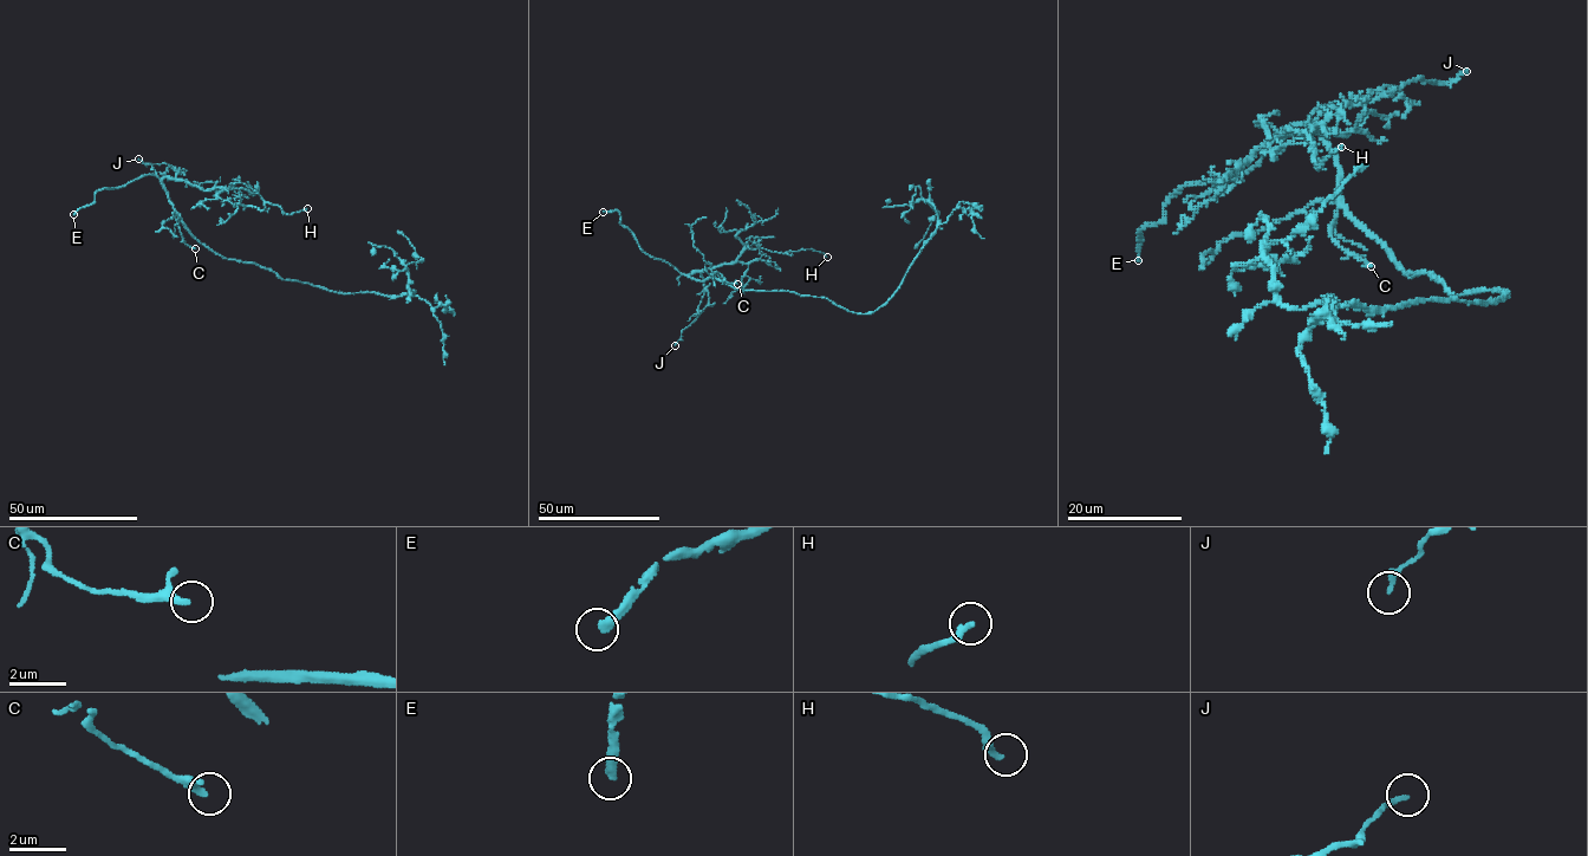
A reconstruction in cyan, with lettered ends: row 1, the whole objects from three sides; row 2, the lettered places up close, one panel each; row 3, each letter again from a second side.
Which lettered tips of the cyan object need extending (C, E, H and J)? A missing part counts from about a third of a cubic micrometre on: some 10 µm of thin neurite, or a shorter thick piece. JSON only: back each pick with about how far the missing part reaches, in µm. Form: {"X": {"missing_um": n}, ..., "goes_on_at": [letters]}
{"E": {"missing_um": 9}, "goes_on_at": ["E"]}

